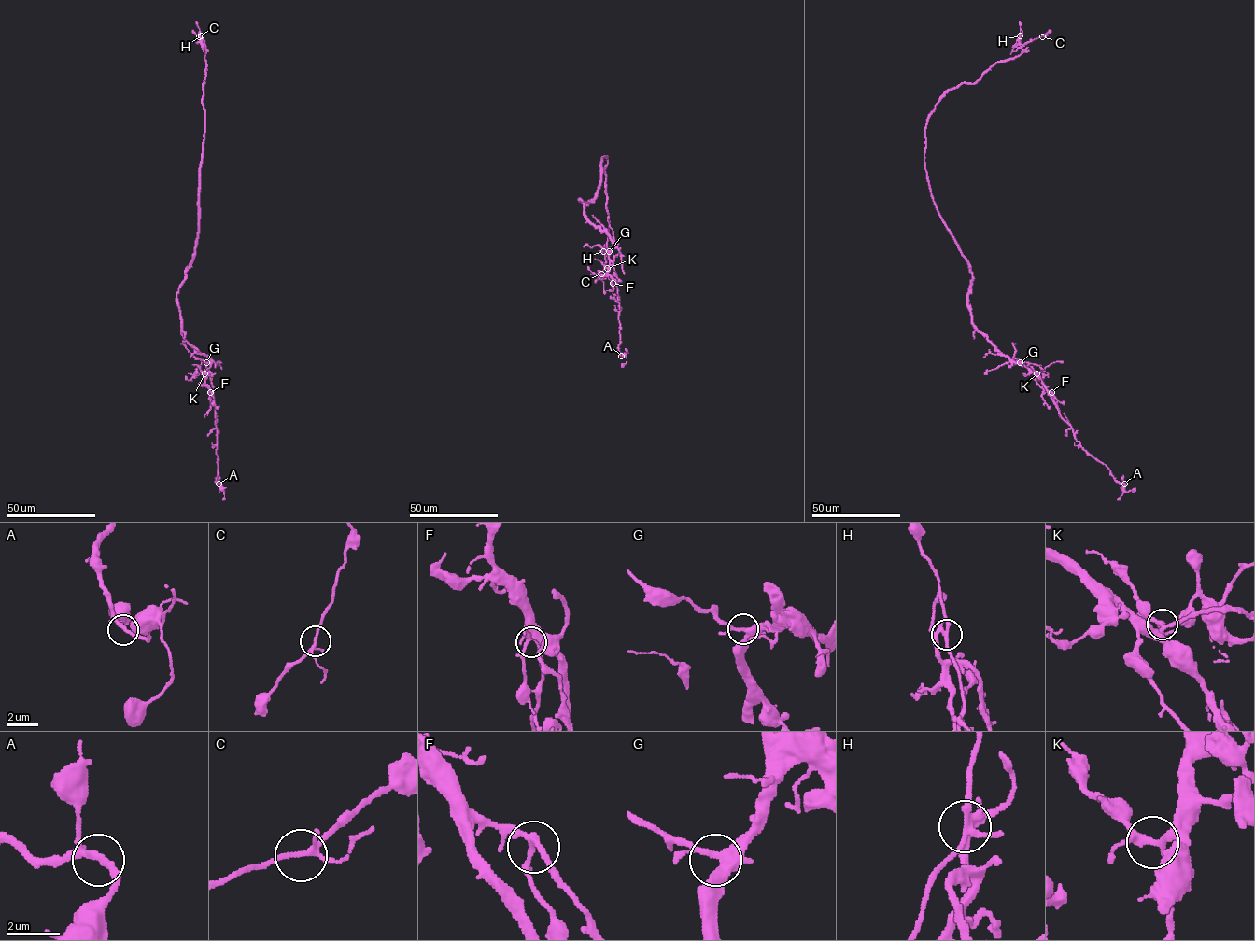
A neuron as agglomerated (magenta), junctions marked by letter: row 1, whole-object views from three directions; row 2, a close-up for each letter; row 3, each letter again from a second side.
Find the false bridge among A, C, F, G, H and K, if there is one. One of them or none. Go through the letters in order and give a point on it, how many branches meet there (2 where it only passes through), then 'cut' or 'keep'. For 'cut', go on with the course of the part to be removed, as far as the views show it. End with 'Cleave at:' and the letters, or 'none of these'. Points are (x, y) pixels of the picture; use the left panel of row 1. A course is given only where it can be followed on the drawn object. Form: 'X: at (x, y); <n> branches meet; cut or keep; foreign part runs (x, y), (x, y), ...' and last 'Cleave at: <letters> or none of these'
A: at (218, 484); 3 branches meet; keep
C: at (199, 36); 4 branches meet; keep
F: at (210, 392); 3 branches meet; keep
G: at (206, 362); 5 branches meet; keep
H: at (201, 35); 5 branches meet; cut; foreign part runs (201, 35), (204, 51), (204, 41), (192, 30)
K: at (204, 373); 4 branches meet; keep
Cleave at: H

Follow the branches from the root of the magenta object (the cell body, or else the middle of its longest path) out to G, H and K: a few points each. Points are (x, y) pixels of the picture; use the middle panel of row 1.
G: (596, 192), (587, 203), (579, 199), (584, 203), (584, 216), (612, 241), (609, 251)
H: (596, 192), (600, 183), (600, 160), (606, 157), (609, 253), (603, 250)
K: (596, 192), (587, 203), (579, 199), (584, 203), (584, 216), (613, 242), (607, 268)

